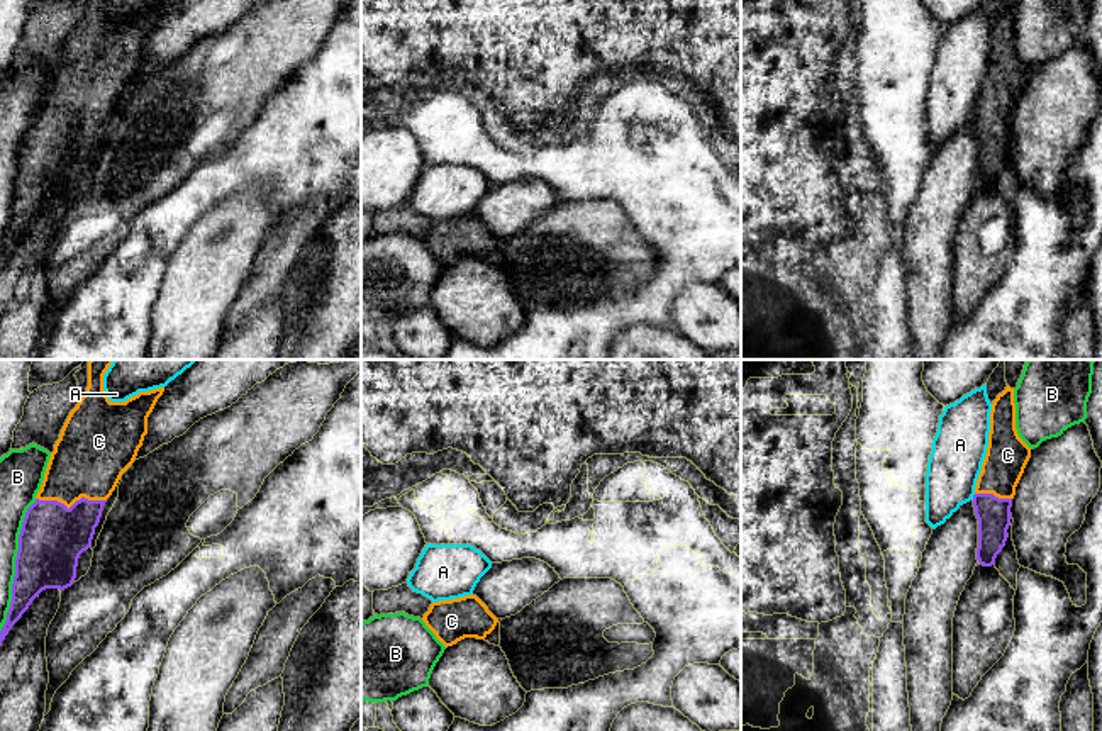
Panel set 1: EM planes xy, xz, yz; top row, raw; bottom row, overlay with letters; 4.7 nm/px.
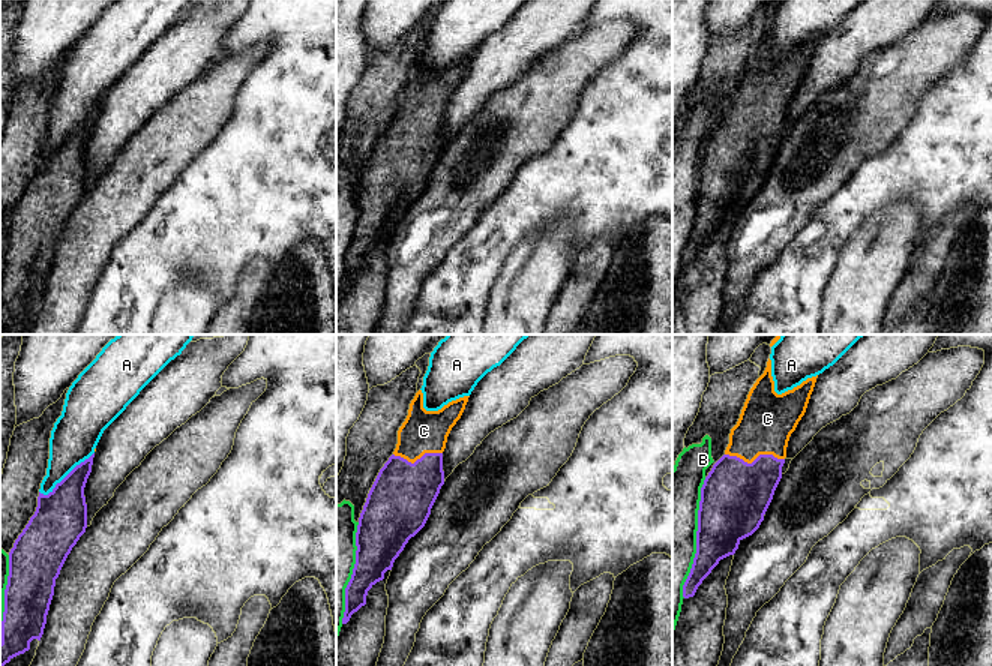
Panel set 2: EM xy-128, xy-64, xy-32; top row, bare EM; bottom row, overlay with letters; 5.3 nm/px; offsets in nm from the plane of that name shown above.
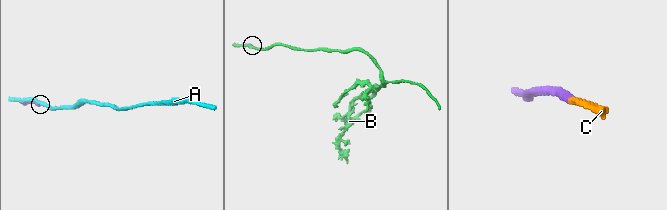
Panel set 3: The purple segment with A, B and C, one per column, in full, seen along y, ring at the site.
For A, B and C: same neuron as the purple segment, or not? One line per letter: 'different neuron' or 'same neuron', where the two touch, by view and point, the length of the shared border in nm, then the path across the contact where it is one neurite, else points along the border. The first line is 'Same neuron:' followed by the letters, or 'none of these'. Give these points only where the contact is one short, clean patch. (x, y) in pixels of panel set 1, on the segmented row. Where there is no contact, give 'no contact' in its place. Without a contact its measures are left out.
Same neuron: C
A: different neuron; contact yz (973, 497); length 40 nm
B: different neuron; contact xy (16, 565); length 650 nm
C: same neuron; contact xy (72, 506); length 340 nm; way xy (53, 536), (72, 506), (73, 491), (89, 458)

